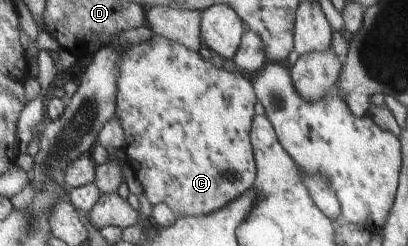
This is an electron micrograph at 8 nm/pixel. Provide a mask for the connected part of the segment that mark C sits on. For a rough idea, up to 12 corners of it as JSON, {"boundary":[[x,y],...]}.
{"boundary":[[155,34],[118,63],[143,194],[204,217],[255,187],[254,84]]}

